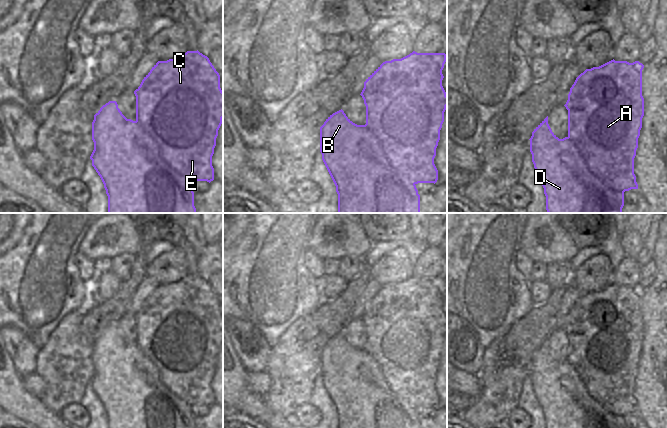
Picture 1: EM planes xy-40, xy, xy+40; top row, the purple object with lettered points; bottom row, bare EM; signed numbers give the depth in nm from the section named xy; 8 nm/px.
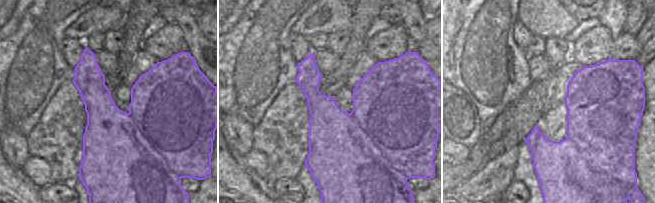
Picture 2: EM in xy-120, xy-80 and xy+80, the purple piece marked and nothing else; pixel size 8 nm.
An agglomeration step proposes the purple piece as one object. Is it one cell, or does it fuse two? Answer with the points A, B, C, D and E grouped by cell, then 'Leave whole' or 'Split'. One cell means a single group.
Groups: A C E / B D. Split

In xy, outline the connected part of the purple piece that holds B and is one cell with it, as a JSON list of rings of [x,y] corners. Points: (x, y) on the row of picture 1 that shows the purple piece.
[[[342,109],[320,127],[320,152],[336,186],[337,213],[420,213],[416,185],[390,166],[376,137],[364,125],[353,123]]]

